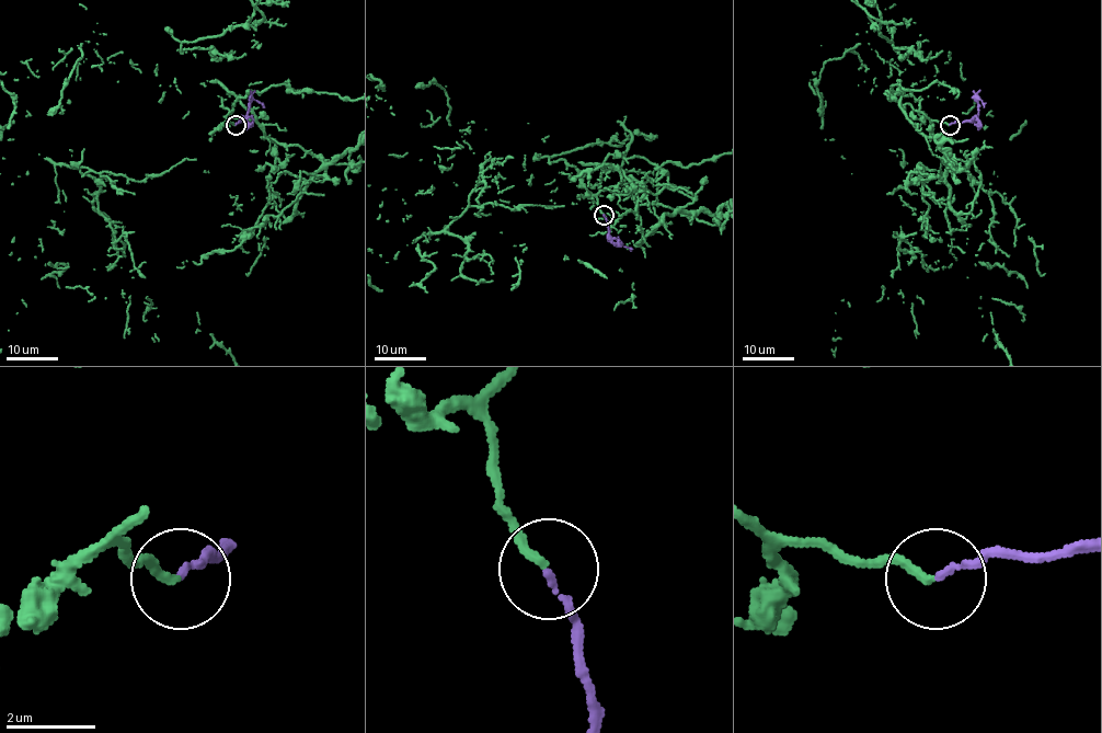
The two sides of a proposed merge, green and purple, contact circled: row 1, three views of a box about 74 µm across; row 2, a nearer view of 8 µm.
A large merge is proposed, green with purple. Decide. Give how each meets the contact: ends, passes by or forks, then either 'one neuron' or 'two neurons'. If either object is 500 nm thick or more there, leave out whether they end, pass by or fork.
green ends there; purple ends there; one neuron

